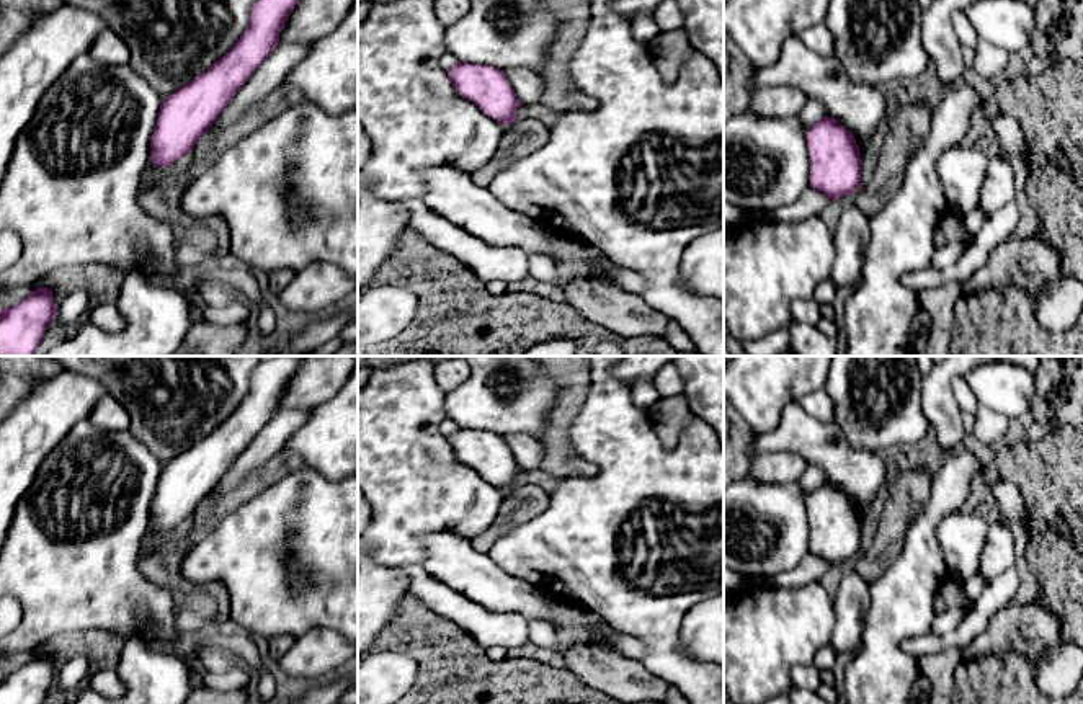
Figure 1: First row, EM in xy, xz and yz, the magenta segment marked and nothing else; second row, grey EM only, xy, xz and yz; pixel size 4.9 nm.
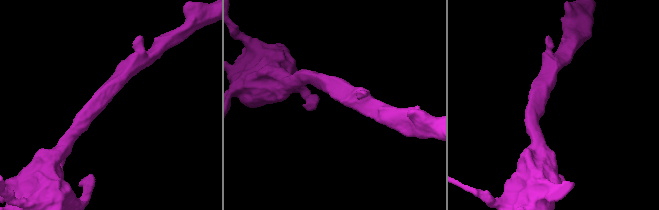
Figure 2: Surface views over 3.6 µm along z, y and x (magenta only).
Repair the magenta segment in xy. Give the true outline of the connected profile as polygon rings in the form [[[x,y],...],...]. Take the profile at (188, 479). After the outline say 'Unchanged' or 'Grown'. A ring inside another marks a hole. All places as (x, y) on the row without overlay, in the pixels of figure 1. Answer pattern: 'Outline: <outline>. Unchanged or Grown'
Outline: [[[274,356],[252,374],[240,405],[206,438],[168,461],[150,503],[155,532],[172,532],[191,518],[222,475],[279,410],[279,400],[304,356]]]. Unchanged

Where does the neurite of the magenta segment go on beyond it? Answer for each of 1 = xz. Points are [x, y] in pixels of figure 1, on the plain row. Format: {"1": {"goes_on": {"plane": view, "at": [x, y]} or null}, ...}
{"1": {"goes_on": null}}

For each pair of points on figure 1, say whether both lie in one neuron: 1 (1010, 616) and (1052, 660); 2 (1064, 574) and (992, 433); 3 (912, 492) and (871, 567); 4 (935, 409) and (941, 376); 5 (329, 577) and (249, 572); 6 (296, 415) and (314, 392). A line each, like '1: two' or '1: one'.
1: one
2: two
3: one
4: one
5: one
6: two

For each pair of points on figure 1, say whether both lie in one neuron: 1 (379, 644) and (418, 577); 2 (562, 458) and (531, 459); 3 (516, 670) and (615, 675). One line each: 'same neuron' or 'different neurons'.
1: different neurons
2: different neurons
3: different neurons

